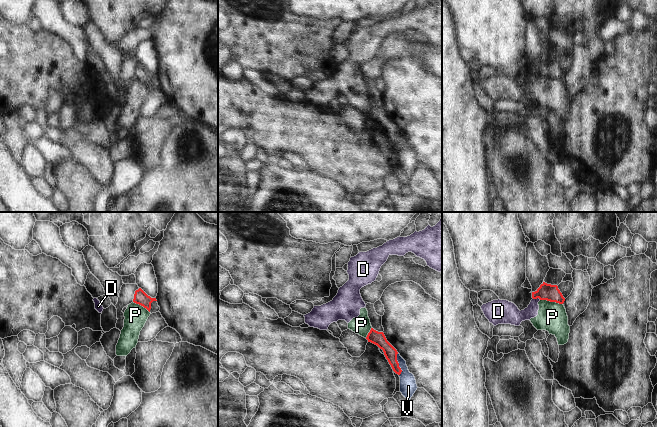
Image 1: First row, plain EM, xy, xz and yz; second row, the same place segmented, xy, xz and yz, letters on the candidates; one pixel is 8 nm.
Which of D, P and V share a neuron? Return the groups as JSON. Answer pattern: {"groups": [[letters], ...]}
{"groups": [["D", "P"], ["V"]]}

